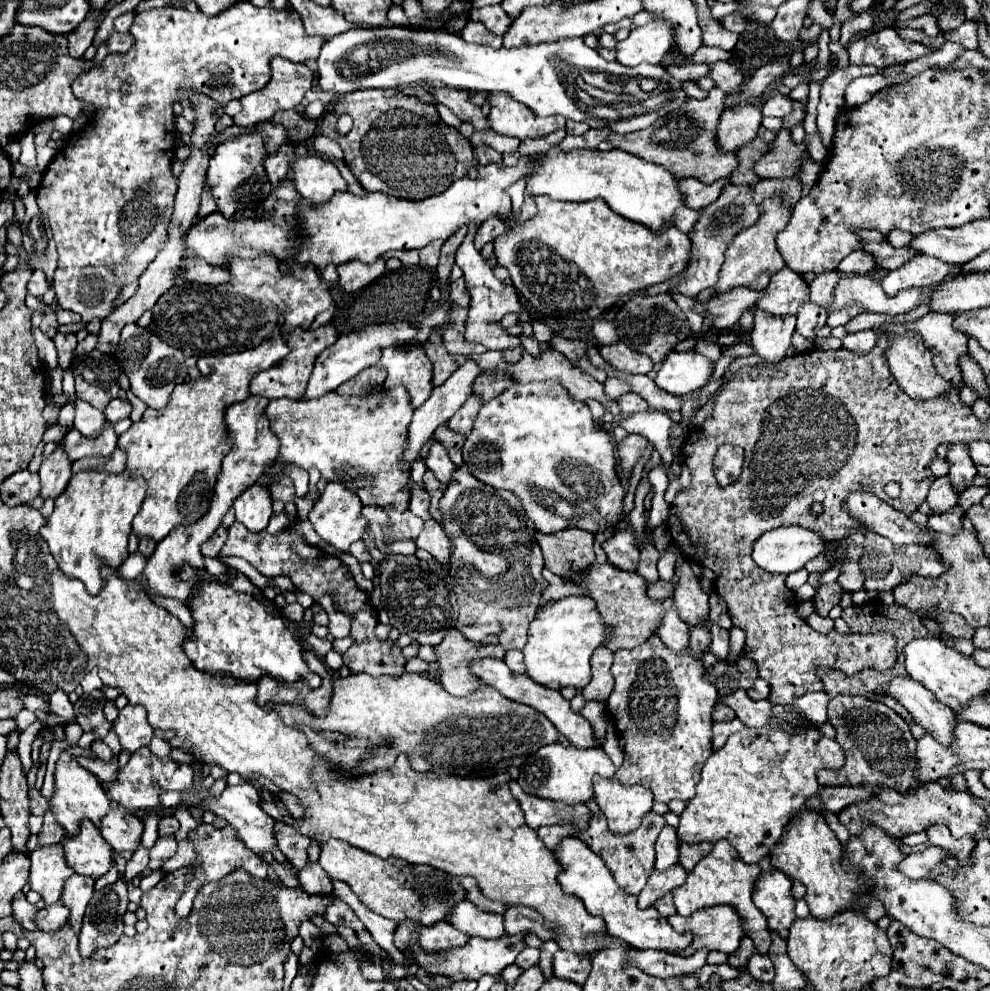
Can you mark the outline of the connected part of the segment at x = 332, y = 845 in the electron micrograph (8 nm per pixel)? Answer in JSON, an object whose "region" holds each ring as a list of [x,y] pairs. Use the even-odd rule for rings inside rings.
{"region":[[[339,840],[321,842],[319,864],[331,878],[349,884],[355,896],[369,910],[395,922],[409,918],[413,922],[429,926],[431,922],[445,920],[443,914],[447,914],[447,910],[451,910],[451,906],[455,906],[459,898],[465,898],[465,890],[457,886],[453,876],[443,874],[441,870],[435,870],[431,866],[413,866],[399,858],[383,860]]]}

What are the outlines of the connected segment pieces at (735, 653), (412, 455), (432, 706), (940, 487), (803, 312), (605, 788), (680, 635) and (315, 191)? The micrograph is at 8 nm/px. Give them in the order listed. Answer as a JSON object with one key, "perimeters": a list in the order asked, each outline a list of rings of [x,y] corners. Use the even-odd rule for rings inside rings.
{"perimeters":[[[[731,628],[731,652],[729,658],[737,658],[741,654],[741,649],[745,644],[745,631],[739,628]]],[[[467,360],[463,366],[459,366],[459,368],[445,380],[445,384],[441,384],[439,388],[433,388],[433,394],[427,398],[427,402],[413,412],[413,420],[411,420],[411,424],[409,424],[409,434],[407,434],[407,448],[405,448],[403,456],[401,456],[403,462],[413,462],[415,458],[419,458],[421,448],[425,446],[427,440],[431,440],[435,428],[441,426],[441,424],[445,424],[445,422],[451,418],[451,414],[455,414],[455,410],[471,396],[471,382],[475,380],[477,374],[481,374],[479,366],[475,366],[475,362],[471,362],[471,360]]],[[[349,674],[347,678],[335,680],[335,698],[331,698],[331,714],[327,718],[311,718],[311,714],[303,714],[299,706],[275,706],[287,722],[297,722],[307,730],[307,738],[311,738],[311,746],[319,750],[319,754],[327,754],[331,762],[343,762],[351,774],[369,774],[371,770],[383,770],[395,762],[397,754],[407,752],[411,758],[411,766],[415,770],[435,770],[439,774],[455,774],[455,776],[487,776],[497,774],[497,770],[505,770],[513,766],[515,758],[535,754],[535,750],[553,744],[559,740],[559,730],[537,710],[527,704],[519,704],[507,700],[493,686],[479,680],[479,688],[469,696],[457,698],[443,690],[443,686],[429,678],[427,674],[401,674],[401,676],[369,676],[369,674]],[[315,730],[331,730],[349,736],[347,746],[339,750],[339,746],[331,746],[327,738],[319,738]]],[[[947,476],[935,478],[935,482],[931,484],[927,494],[927,504],[931,508],[931,514],[941,514],[945,510],[951,510],[957,504],[959,494],[955,494],[955,490],[951,490],[949,484],[951,482]]],[[[807,302],[799,308],[799,314],[797,314],[797,332],[801,336],[805,336],[807,340],[815,342],[817,338],[817,332],[827,324],[827,310],[825,308],[819,308],[819,306],[813,306],[813,302]]],[[[595,774],[593,796],[609,822],[611,832],[631,832],[653,806],[651,790],[643,786],[625,786],[617,778]]],[[[663,598],[663,600],[659,600],[659,604],[663,608],[663,620],[655,628],[655,634],[671,650],[675,650],[675,652],[685,650],[687,644],[689,644],[689,628],[687,628],[687,624],[679,618],[675,606],[671,606],[671,598]]],[[[313,154],[297,158],[291,164],[291,170],[295,188],[311,206],[321,206],[329,202],[337,190],[347,190],[347,182],[339,174],[339,170],[331,162],[321,160]]]]}

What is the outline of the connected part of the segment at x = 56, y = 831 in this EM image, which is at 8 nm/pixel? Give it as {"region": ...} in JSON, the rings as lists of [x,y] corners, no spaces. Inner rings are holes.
{"region":[[[45,814],[43,818],[43,828],[39,832],[39,846],[49,846],[49,844],[57,844],[63,840],[65,830],[55,822],[55,818],[51,818],[51,814]]]}

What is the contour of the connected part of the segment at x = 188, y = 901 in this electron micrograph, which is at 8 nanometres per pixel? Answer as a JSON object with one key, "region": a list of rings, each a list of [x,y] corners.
{"region":[[[199,824],[195,830],[189,832],[187,840],[191,840],[195,844],[195,854],[197,854],[195,858],[199,858],[199,864],[197,866],[191,866],[193,868],[193,878],[189,880],[183,896],[177,902],[177,908],[175,910],[177,910],[179,916],[187,916],[191,912],[193,900],[195,900],[197,892],[205,884],[219,882],[225,876],[233,874],[235,870],[245,870],[253,878],[265,878],[267,876],[267,862],[261,856],[257,856],[251,850],[247,850],[247,846],[243,846],[243,842],[235,838],[235,830],[231,830],[231,826],[225,826],[225,828],[217,830],[211,824]]]}

